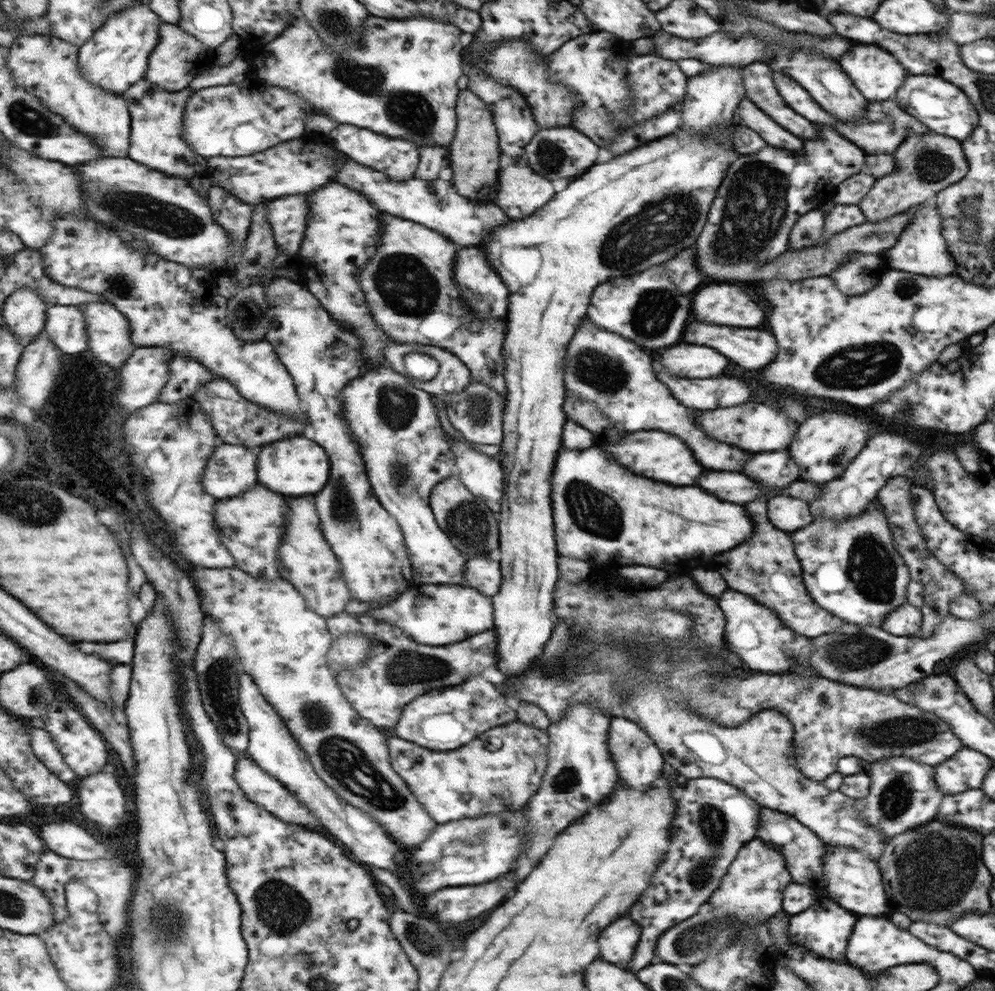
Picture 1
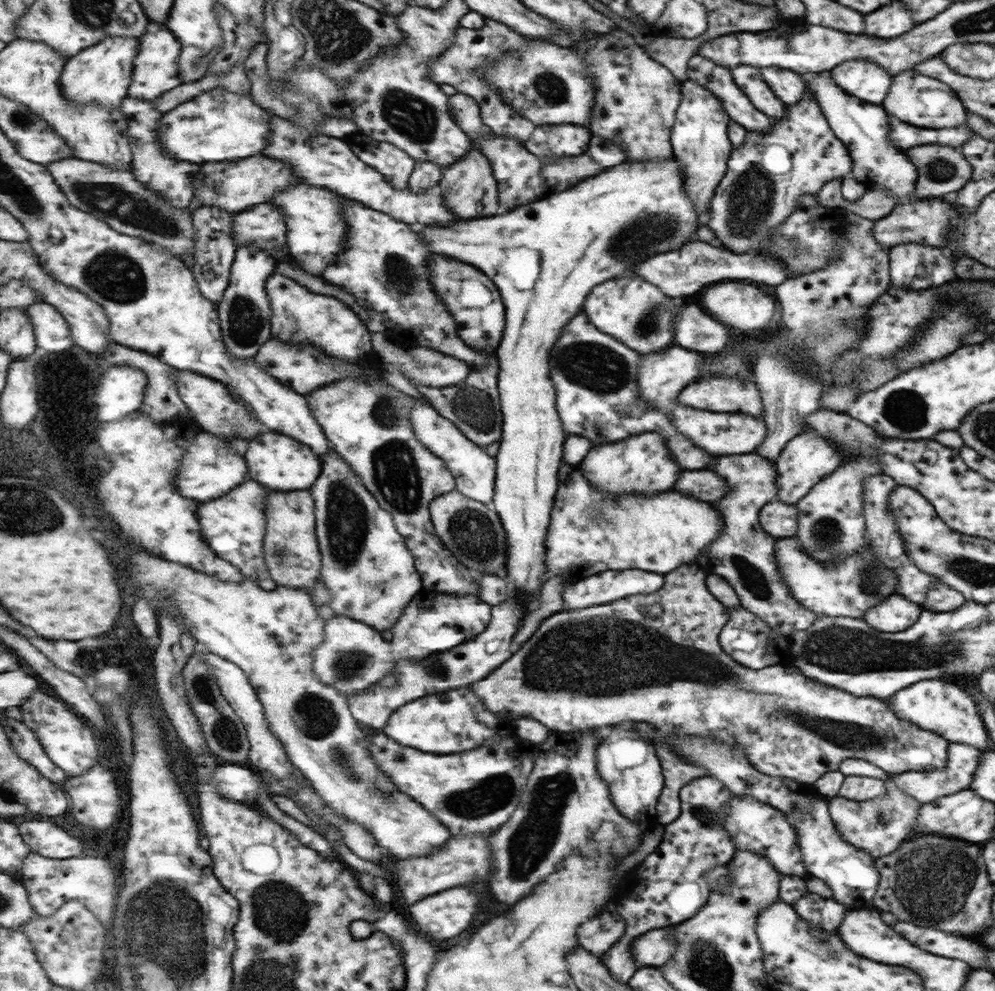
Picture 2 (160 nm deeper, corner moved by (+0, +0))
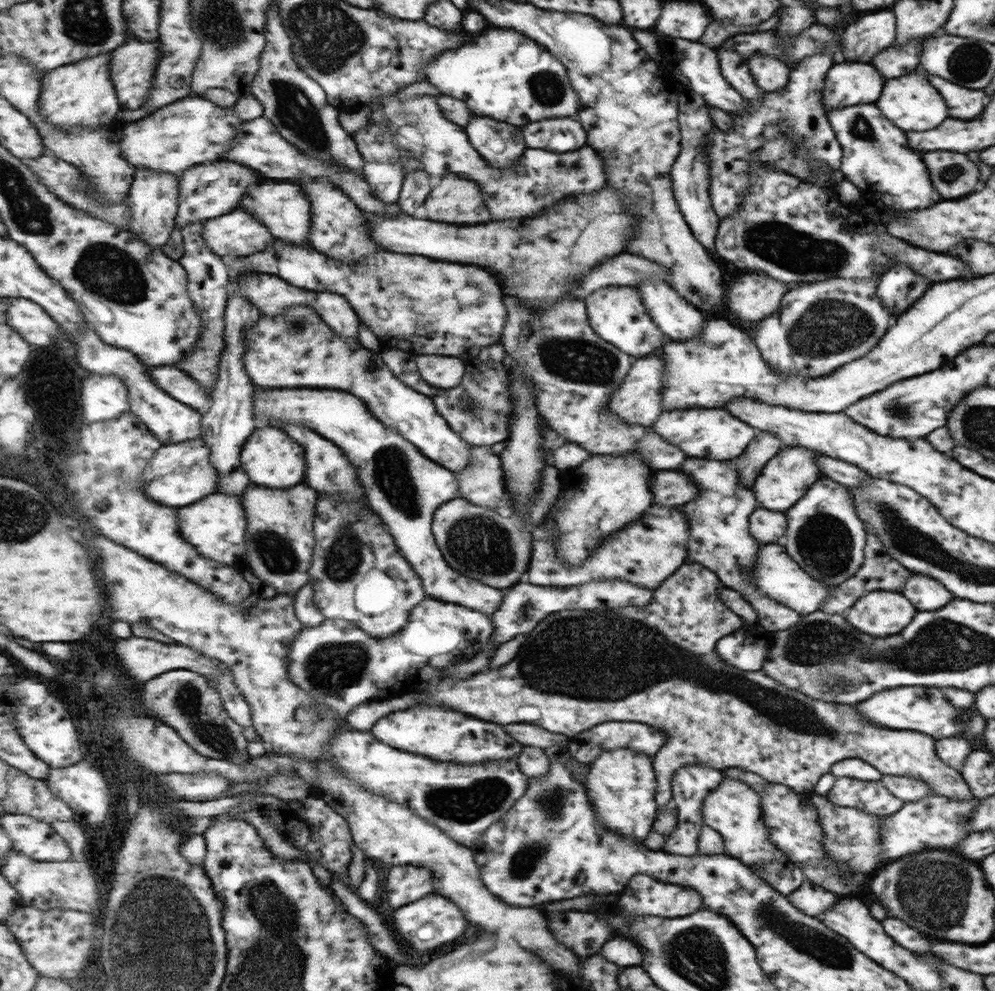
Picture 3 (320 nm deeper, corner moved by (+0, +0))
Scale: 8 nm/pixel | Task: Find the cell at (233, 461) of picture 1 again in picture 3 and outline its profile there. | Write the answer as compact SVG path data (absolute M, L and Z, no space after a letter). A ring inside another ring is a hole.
M201 438L163 445L142 474L146 495L165 506L189 506L217 493L219 477L210 458L210 448Z

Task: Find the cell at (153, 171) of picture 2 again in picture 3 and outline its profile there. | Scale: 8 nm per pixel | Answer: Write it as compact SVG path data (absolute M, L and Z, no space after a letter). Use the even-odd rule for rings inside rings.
M149 170L135 173L134 183L128 195L130 204L130 231L150 244L153 248L161 248L169 242L171 232L175 230L176 218L179 212L180 184L179 174L157 174Z

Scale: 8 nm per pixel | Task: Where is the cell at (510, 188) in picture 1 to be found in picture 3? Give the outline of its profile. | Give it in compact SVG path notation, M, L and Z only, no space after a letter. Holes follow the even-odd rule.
M475 115L466 131L471 144L495 168L511 168L516 161L515 156L523 156L527 147L520 127L491 117Z

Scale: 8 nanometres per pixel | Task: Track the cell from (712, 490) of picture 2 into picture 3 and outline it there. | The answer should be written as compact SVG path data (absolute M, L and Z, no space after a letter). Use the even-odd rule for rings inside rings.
M655 472L651 476L651 496L657 506L677 506L695 498L697 488L689 478L677 472Z

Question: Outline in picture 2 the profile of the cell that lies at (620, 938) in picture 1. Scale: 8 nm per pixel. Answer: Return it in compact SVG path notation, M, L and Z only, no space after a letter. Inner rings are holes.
M601 914L579 926L579 946L591 954L603 954L623 934L623 920L619 916Z

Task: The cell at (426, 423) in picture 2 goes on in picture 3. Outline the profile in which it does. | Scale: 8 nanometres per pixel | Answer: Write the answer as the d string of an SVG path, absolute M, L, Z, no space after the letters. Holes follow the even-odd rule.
M289 308L279 316L263 314L246 337L249 352L244 354L244 365L256 386L327 388L349 392L363 400L383 425L410 440L431 460L438 461L454 473L468 469L472 445L441 417L433 399L395 376L381 355L334 333L317 312L309 308Z

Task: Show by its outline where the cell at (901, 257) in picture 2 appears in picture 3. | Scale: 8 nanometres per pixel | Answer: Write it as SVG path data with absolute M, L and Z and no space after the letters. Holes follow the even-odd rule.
M897 263L883 272L877 281L877 296L882 298L883 307L892 317L897 311L901 312L915 304L931 284L927 279L919 277L918 273L913 274L908 266Z

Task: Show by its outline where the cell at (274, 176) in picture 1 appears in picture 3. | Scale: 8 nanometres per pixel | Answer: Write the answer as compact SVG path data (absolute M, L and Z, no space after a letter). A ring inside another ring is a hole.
M213 162L213 164L199 164L191 170L187 170L181 178L179 212L176 224L181 228L195 224L199 220L207 218L217 218L235 211L239 206L241 198L247 194L247 190L255 184L259 184L259 174L253 172L251 168L245 168L241 164L233 162Z

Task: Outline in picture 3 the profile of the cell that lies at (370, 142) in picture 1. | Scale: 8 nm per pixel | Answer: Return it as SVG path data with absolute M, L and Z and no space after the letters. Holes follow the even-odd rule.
M366 162L364 175L372 192L385 204L395 204L400 199L407 172L402 164L390 162Z

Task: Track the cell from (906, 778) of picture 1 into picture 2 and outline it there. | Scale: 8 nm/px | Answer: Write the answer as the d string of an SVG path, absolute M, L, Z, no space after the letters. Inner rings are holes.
M888 774L885 780L885 795L863 802L832 797L826 800L829 819L834 825L839 839L848 842L855 848L870 853L871 858L879 858L895 851L899 844L907 839L917 824L919 802L913 797L899 791L893 783L897 775Z

